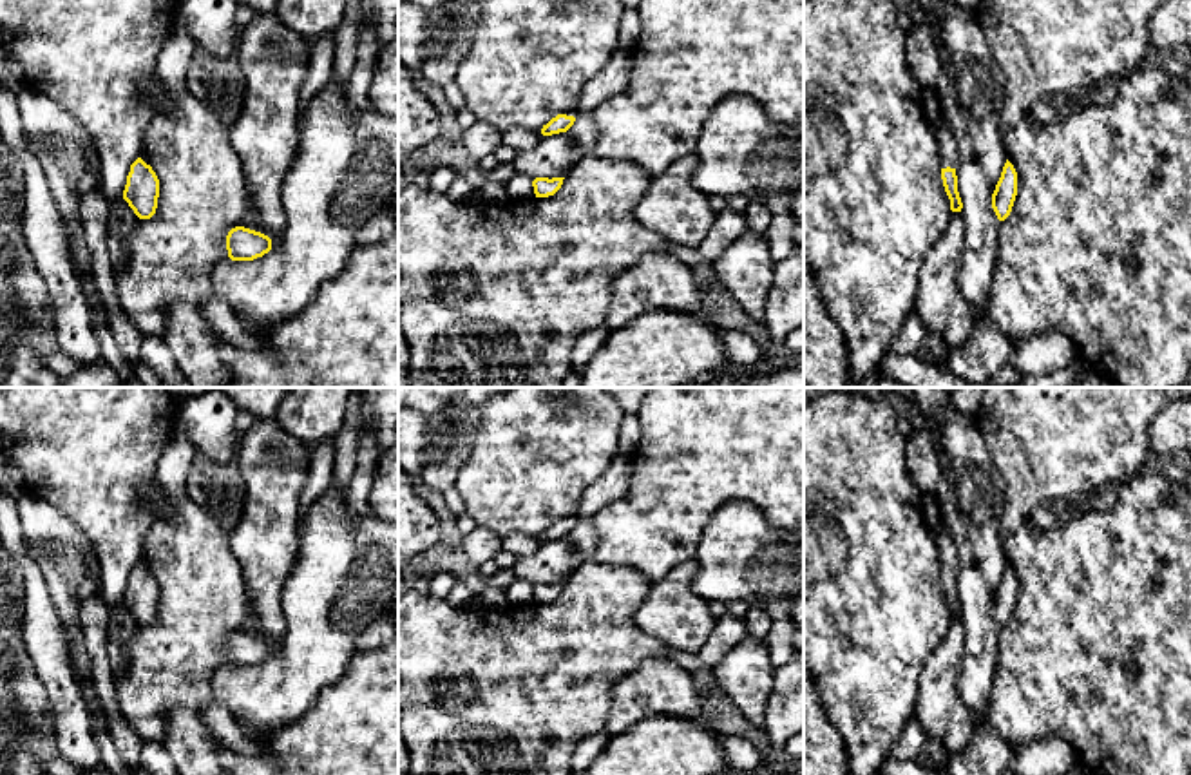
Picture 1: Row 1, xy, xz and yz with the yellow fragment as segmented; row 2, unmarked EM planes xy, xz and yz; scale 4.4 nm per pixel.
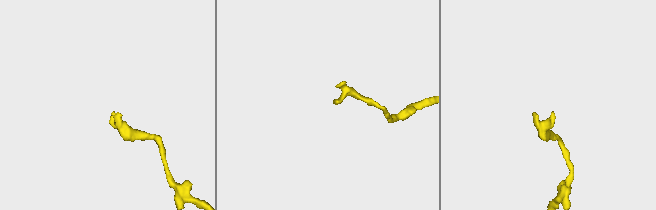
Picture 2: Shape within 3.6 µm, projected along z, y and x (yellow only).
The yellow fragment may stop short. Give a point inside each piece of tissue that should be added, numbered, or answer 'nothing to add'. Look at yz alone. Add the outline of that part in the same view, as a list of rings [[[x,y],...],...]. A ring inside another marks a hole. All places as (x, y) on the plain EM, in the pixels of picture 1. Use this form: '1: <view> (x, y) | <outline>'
1: yz (947, 551) | [[[943,521],[936,529],[934,538],[938,543],[941,574],[947,574],[947,572],[958,574],[958,549]]]

